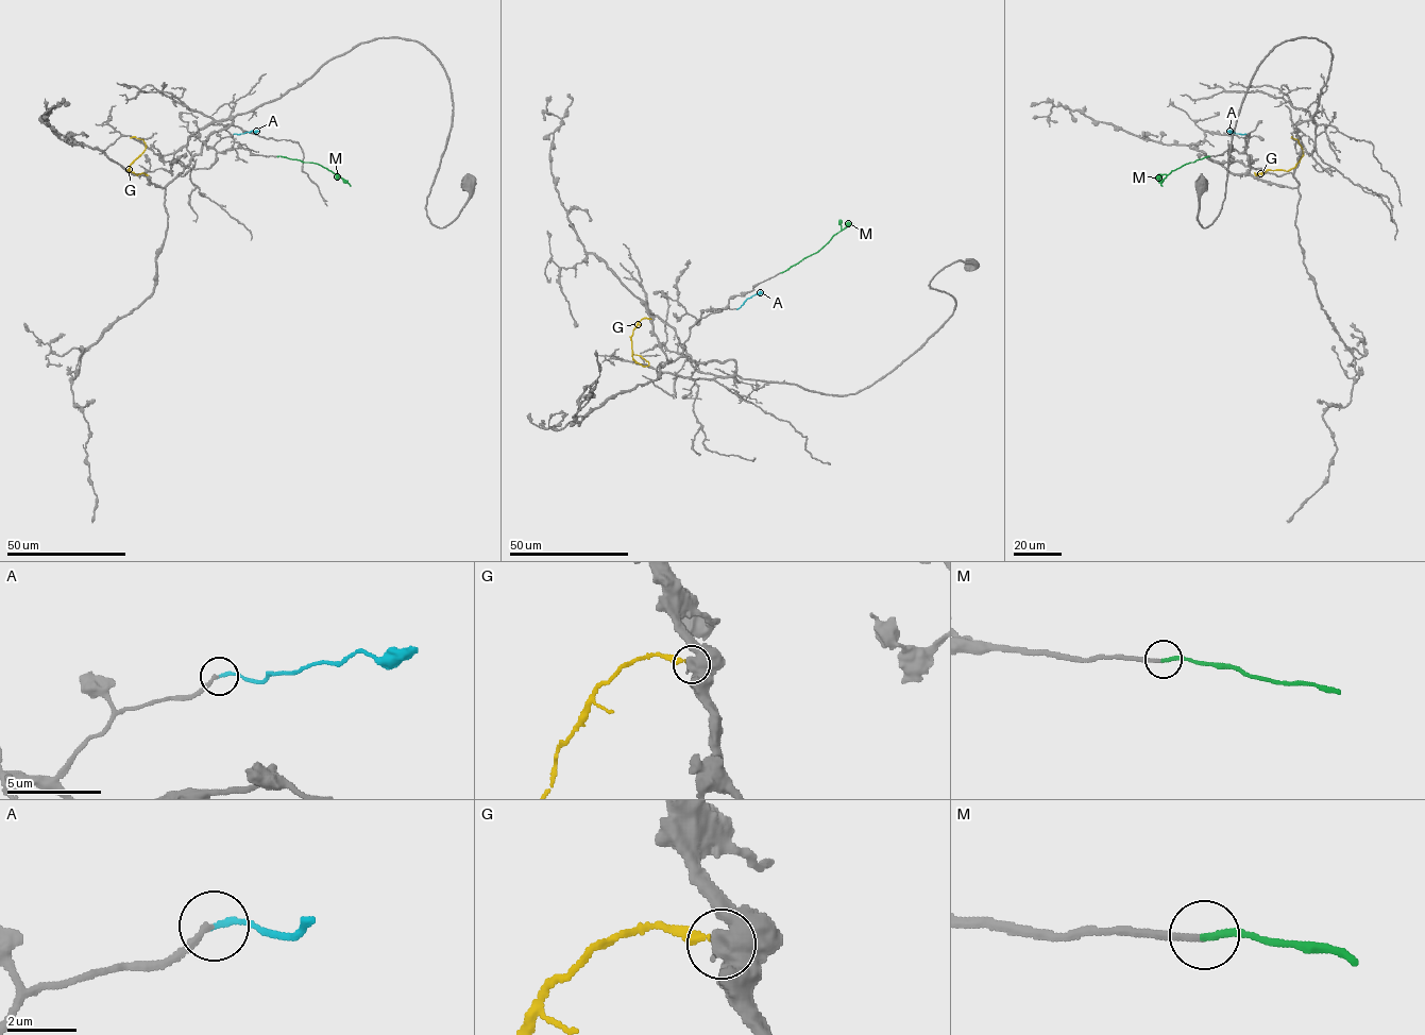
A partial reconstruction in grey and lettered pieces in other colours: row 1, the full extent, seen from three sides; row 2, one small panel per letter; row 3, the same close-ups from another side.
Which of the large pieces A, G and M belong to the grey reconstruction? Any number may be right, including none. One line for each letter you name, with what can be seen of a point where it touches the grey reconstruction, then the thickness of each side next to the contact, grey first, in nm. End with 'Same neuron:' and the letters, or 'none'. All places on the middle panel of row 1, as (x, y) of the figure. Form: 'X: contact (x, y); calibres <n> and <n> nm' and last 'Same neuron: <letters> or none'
M: contact (781, 273); calibres 180 and 200 nm
Same neuron: M

